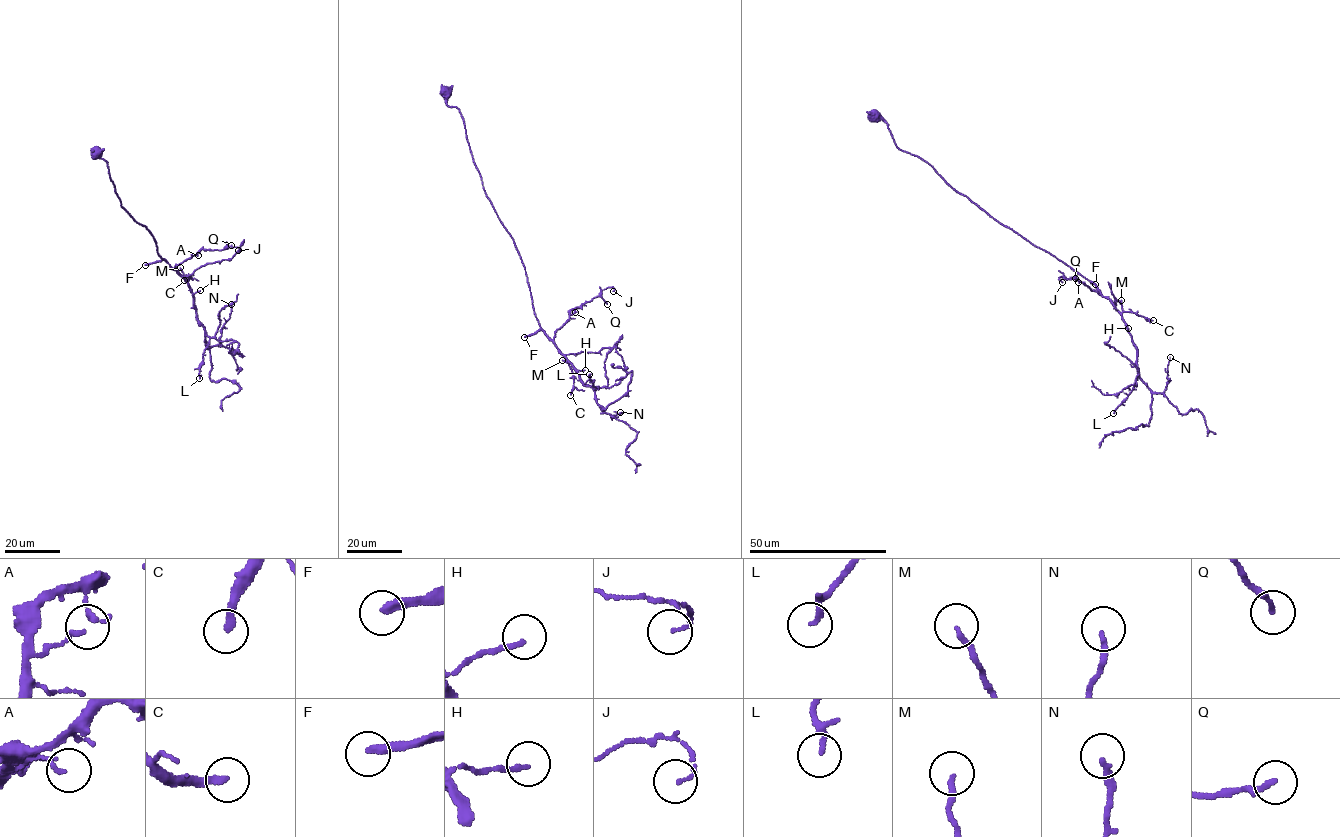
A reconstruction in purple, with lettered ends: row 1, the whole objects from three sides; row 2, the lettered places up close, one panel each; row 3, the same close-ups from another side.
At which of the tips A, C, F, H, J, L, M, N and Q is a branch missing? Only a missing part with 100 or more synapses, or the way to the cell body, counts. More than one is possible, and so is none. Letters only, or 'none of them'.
F

